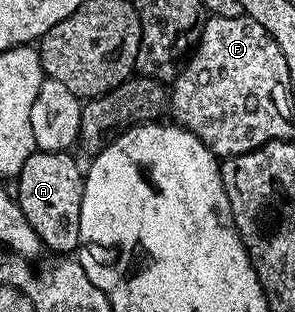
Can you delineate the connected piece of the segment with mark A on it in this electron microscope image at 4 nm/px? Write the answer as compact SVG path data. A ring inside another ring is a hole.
M35 151L30 158L25 160L22 170L17 175L16 201L22 208L22 214L29 220L30 227L38 235L40 243L51 250L56 250L59 256L71 256L79 249L81 200L84 196L84 171L78 166L68 151L61 153L45 153Z

